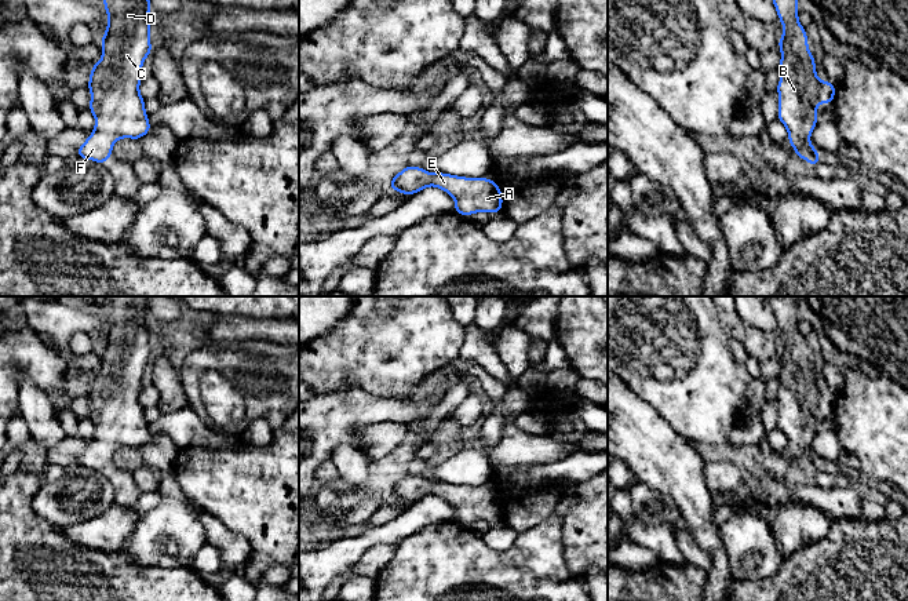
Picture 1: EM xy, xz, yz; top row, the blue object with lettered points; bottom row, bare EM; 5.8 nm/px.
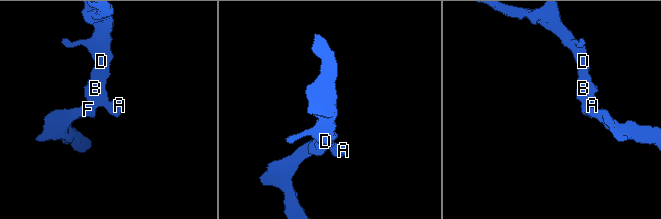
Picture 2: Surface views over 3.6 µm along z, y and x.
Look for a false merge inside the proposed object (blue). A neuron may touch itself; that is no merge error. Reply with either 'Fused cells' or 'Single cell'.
Single cell

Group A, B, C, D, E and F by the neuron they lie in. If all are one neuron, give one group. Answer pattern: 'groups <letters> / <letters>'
groups A B C D E F

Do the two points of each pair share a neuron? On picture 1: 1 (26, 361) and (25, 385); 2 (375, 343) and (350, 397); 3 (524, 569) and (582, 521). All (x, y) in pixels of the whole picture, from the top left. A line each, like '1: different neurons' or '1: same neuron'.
1: different neurons
2: different neurons
3: different neurons

